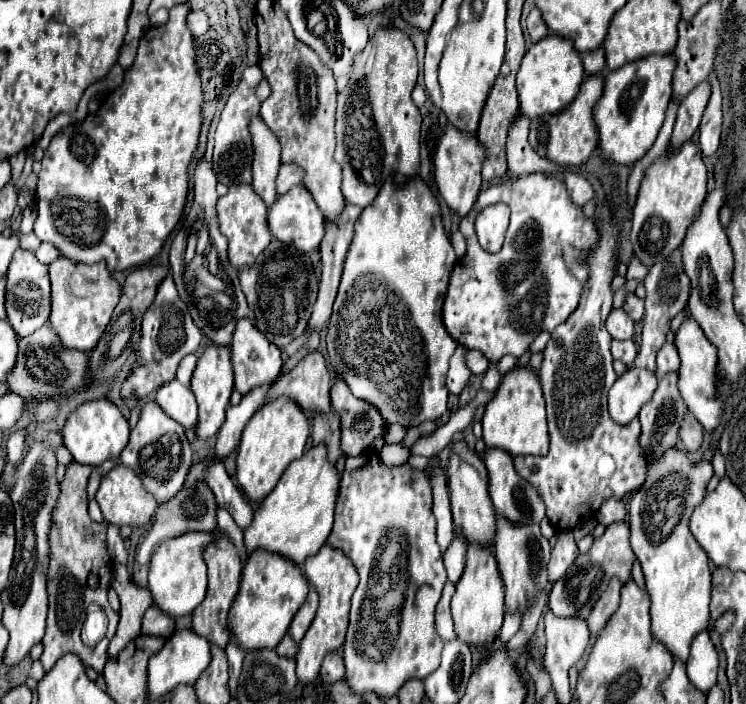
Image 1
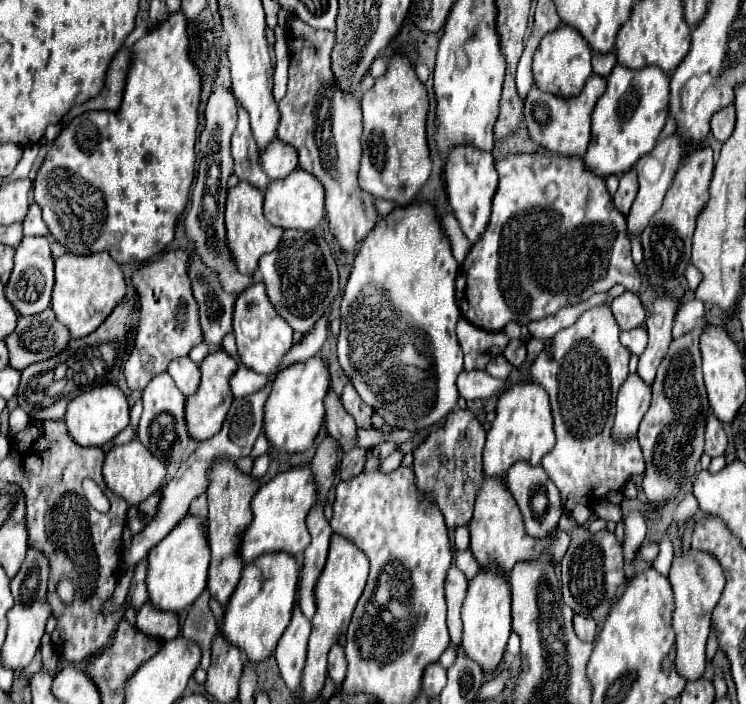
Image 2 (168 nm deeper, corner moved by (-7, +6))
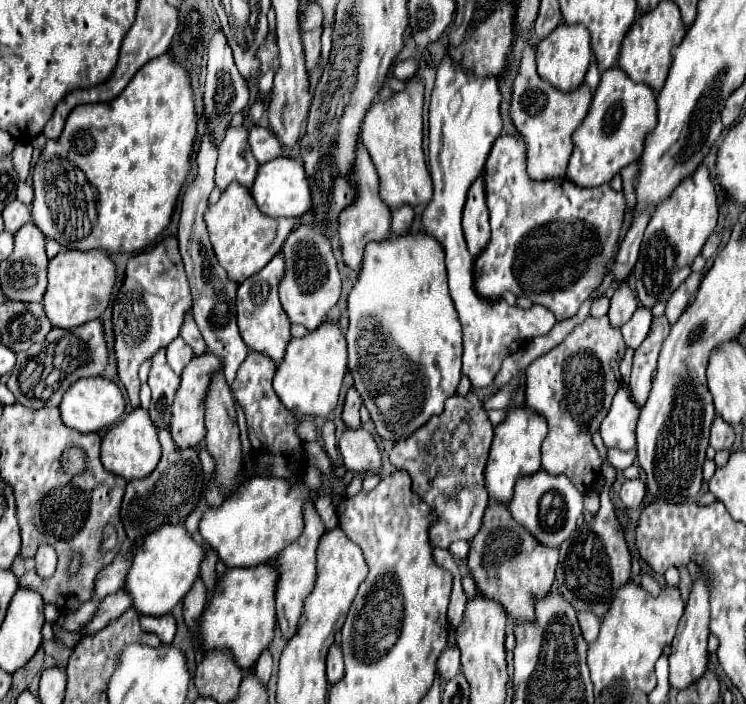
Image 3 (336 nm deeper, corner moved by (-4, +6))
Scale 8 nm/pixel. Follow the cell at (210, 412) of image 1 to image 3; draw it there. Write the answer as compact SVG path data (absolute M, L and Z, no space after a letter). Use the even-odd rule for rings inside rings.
M202 354L194 356L188 366L182 372L182 382L178 386L178 392L172 402L172 420L170 420L170 434L178 448L196 448L204 436L206 436L206 424L204 424L204 398L210 384L212 374L220 368L220 360L214 354Z

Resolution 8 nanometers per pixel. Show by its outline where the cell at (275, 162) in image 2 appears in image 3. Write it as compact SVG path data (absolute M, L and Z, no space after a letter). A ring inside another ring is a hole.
M252 126L248 134L250 134L248 142L250 142L252 154L258 160L258 164L264 164L268 160L274 160L274 158L282 156L280 140L276 138L276 134L272 130L262 128L262 126Z

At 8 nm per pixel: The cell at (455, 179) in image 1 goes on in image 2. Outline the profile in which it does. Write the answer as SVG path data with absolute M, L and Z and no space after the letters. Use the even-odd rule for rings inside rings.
M453 148L451 156L447 156L445 162L445 186L453 214L461 224L463 234L473 244L487 228L491 214L491 200L497 188L497 172L493 166L491 152L483 152L479 148Z

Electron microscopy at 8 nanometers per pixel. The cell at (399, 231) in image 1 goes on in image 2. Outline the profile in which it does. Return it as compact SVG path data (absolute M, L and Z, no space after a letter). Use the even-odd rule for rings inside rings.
M431 202L397 206L389 216L379 218L373 232L359 246L351 274L341 298L341 332L337 356L343 372L359 396L375 408L393 428L409 432L429 428L445 418L457 404L455 380L463 370L463 352L455 334L459 308L455 302L455 276L459 262L443 232L441 218Z

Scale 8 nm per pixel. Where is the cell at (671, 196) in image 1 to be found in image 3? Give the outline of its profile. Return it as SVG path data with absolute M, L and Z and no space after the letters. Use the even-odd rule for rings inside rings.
M702 164L692 176L682 180L682 184L672 192L668 200L658 204L644 232L640 256L634 266L634 278L642 306L652 308L656 302L670 300L672 292L688 278L694 258L700 254L704 242L716 228L716 220L718 204L714 182L710 178L708 168Z

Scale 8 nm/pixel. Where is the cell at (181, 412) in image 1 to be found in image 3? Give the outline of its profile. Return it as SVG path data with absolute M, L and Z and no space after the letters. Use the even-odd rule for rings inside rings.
M178 336L176 340L172 340L172 344L168 344L168 364L174 368L174 372L182 372L182 368L192 360L192 348L188 344L184 344L184 340Z

